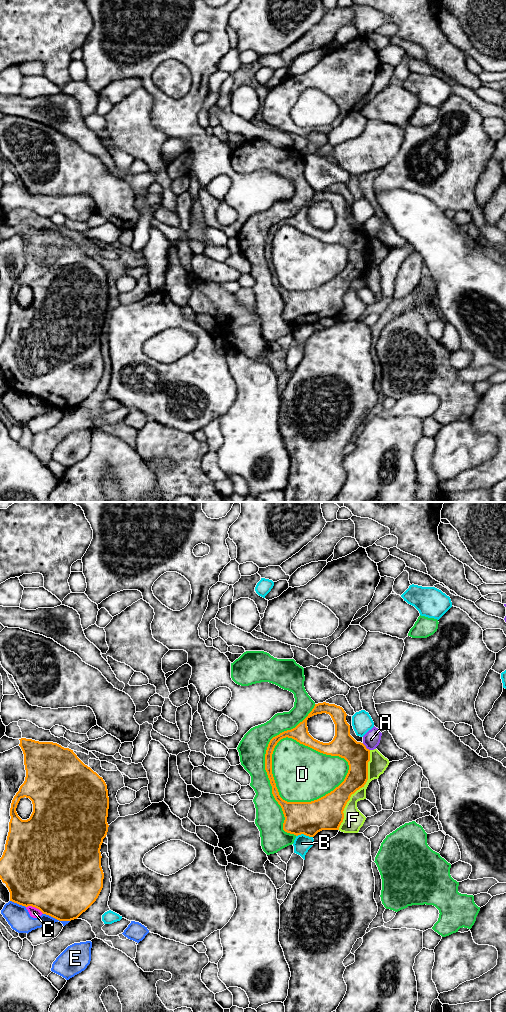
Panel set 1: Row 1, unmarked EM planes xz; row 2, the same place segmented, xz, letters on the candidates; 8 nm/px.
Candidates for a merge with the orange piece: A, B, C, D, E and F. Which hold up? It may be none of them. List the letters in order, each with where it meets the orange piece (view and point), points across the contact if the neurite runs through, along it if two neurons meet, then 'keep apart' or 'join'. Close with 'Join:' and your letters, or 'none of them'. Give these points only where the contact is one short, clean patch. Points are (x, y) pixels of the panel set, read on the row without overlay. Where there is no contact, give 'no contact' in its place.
A: contact xz (365, 235); keep apart
B: contact xz (304, 322); keep apart
C: contact xz (35, 395); keep apart
D: contact xz (308, 234); keep apart
E: contact xz (56, 406); keep apart
F: contact xz (357, 277); keep apart
Join: none of them

